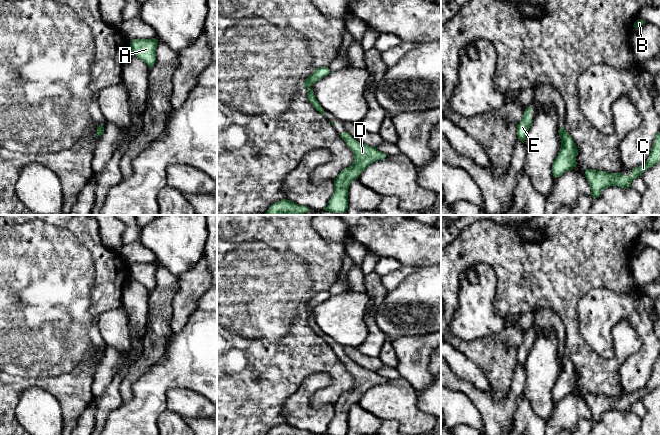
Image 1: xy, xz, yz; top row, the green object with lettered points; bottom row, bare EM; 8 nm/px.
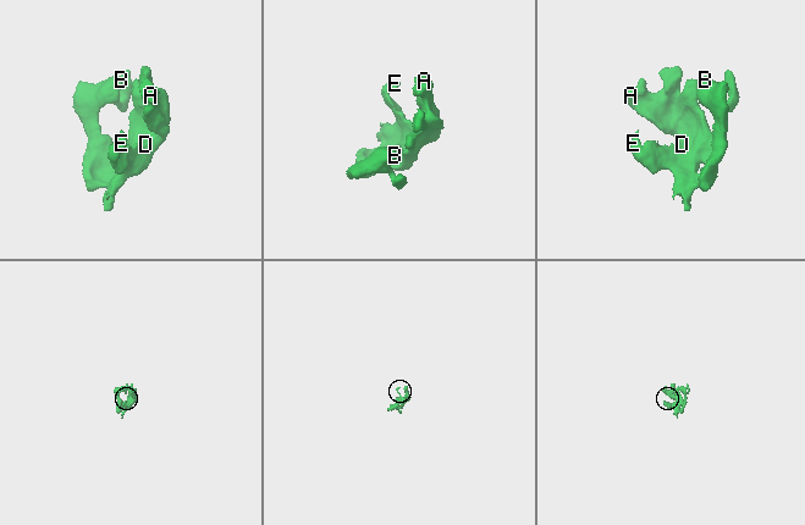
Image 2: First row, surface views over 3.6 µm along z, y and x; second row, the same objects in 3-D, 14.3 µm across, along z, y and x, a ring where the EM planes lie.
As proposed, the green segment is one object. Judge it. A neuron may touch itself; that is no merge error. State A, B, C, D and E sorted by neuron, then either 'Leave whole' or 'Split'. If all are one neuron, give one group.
Groups: A B C D E. Leave whole

